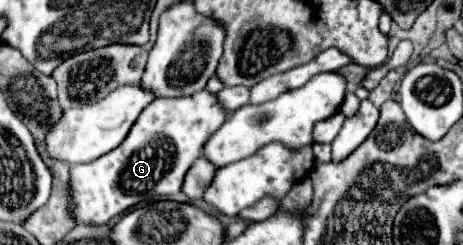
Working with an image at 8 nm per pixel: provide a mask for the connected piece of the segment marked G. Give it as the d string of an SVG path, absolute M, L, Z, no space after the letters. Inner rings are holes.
M200 93L180 99L156 99L140 113L132 133L112 153L72 167L72 213L80 223L102 225L130 207L154 195L176 195L192 163L202 155L204 143L228 119L228 111L214 93Z

